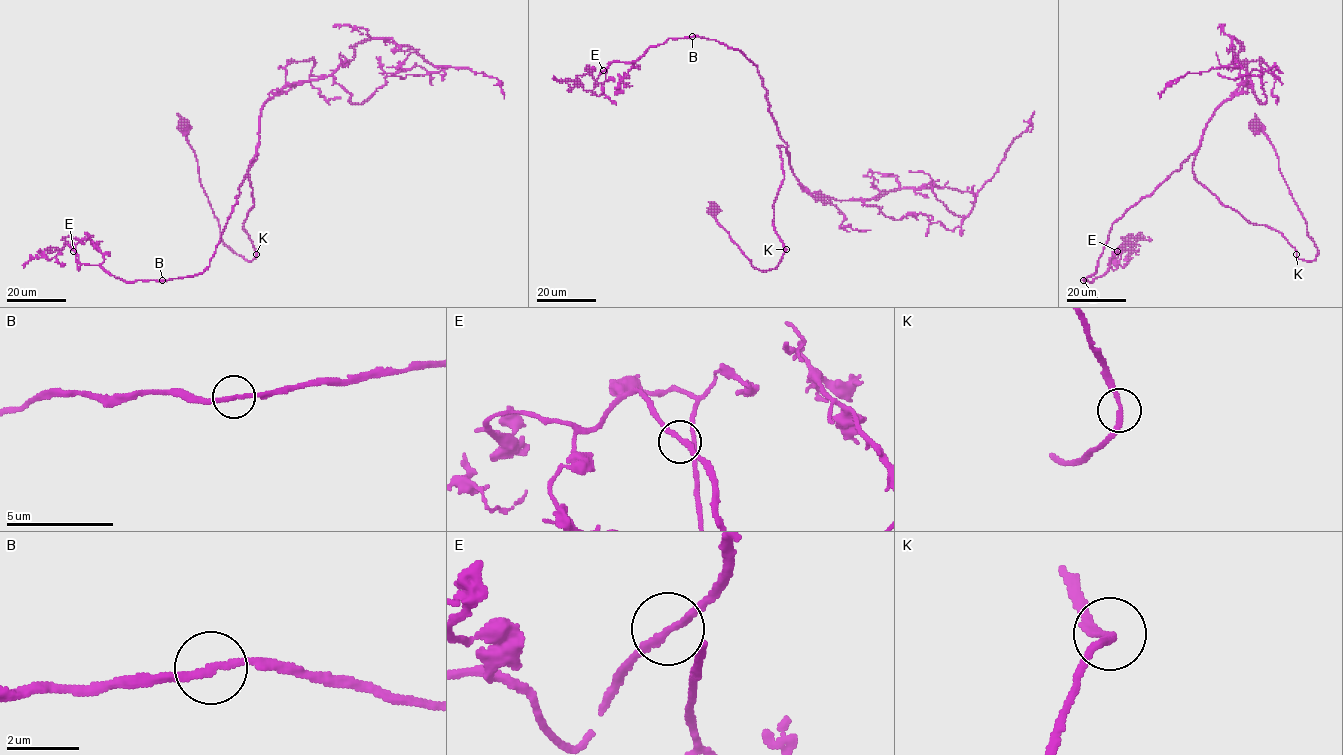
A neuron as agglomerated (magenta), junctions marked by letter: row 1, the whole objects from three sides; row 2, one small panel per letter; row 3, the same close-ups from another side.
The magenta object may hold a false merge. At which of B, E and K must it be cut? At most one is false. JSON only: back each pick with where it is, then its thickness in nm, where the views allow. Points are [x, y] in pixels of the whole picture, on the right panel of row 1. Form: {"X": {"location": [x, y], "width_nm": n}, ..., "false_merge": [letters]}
{"false_merge": []}

